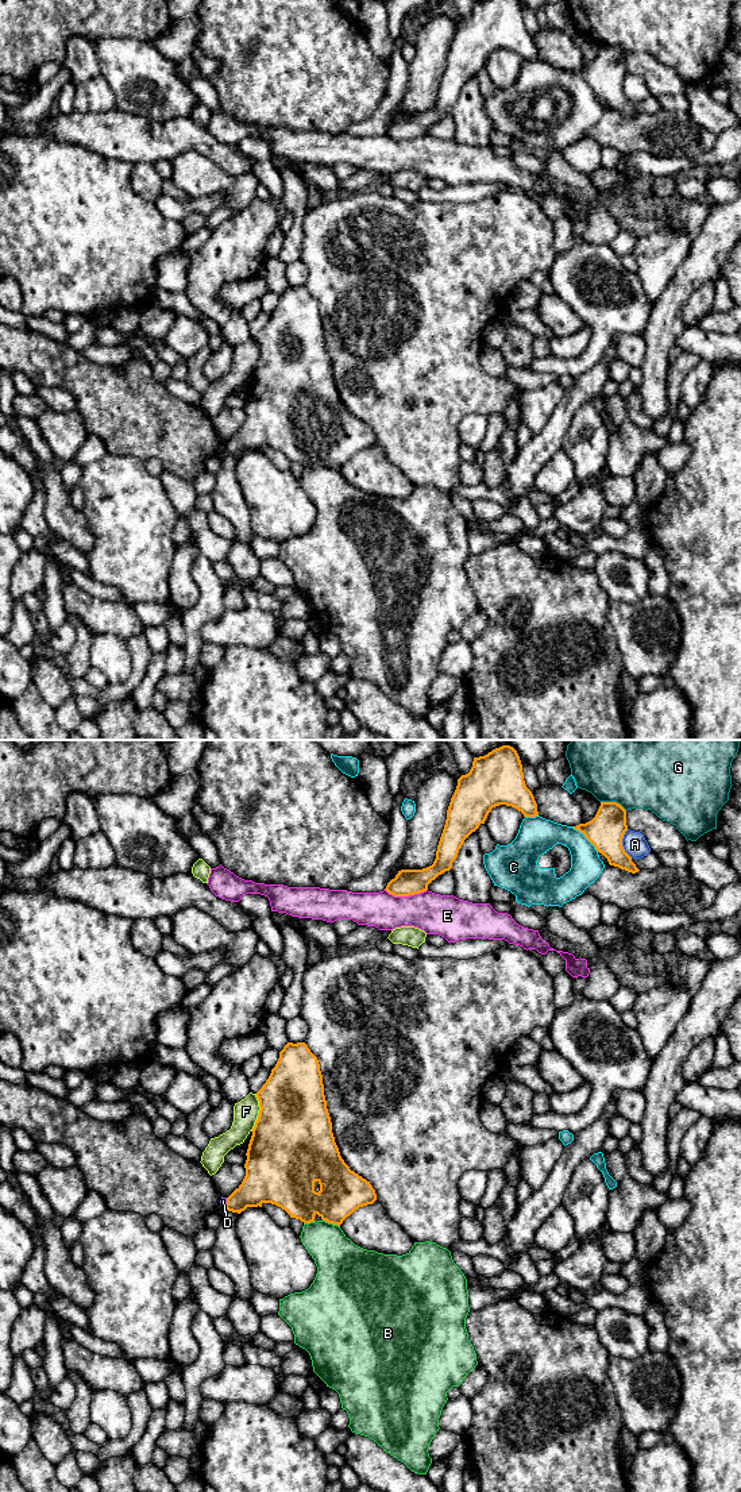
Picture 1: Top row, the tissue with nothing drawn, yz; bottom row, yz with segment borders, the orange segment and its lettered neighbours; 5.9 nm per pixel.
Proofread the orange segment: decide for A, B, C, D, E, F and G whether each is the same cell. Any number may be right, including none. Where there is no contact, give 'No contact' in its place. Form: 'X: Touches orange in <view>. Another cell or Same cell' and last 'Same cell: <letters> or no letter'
A: Touches orange in yz. Another cell
B: Touches orange in yz. Another cell
C: Touches orange in yz. Another cell
D: Touches orange in yz. Another cell
E: Touches orange in yz. Another cell
F: Touches orange in yz. Another cell
G: Touches orange in yz. Another cell
Same cell: no letter

